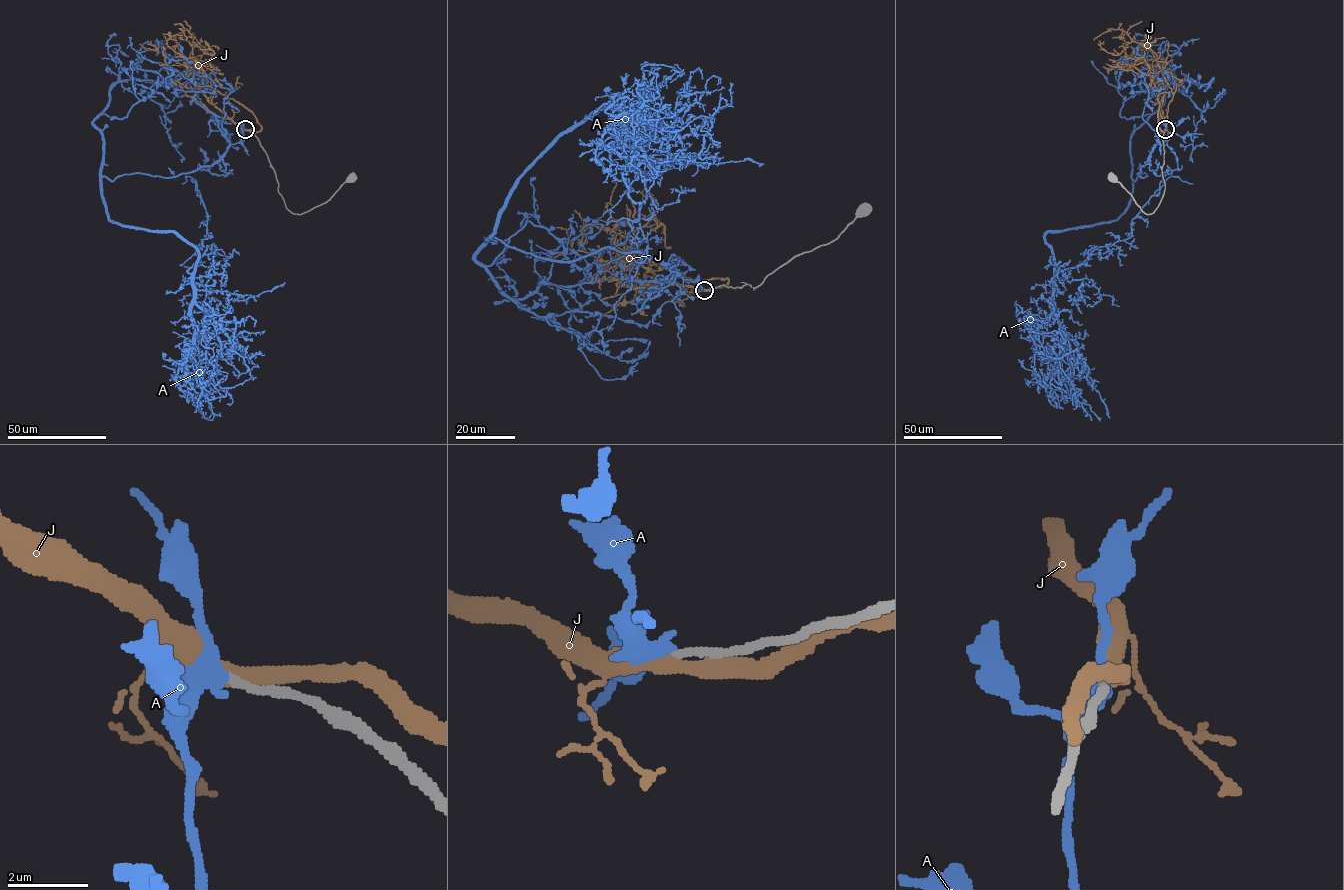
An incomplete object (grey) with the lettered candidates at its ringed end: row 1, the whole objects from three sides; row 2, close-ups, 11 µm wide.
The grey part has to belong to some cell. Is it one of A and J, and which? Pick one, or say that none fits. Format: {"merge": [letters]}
{"merge": ["J"]}

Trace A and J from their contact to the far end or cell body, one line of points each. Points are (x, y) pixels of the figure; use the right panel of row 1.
A: (1165, 129), (1115, 220), (1045, 235), (1055, 272), (1128, 238), (1168, 177), (1192, 183)
J: (1165, 129), (1160, 115), (1162, 70), (1145, 75), (1134, 66), (1134, 59), (1125, 55), (1123, 35), (1112, 37)

